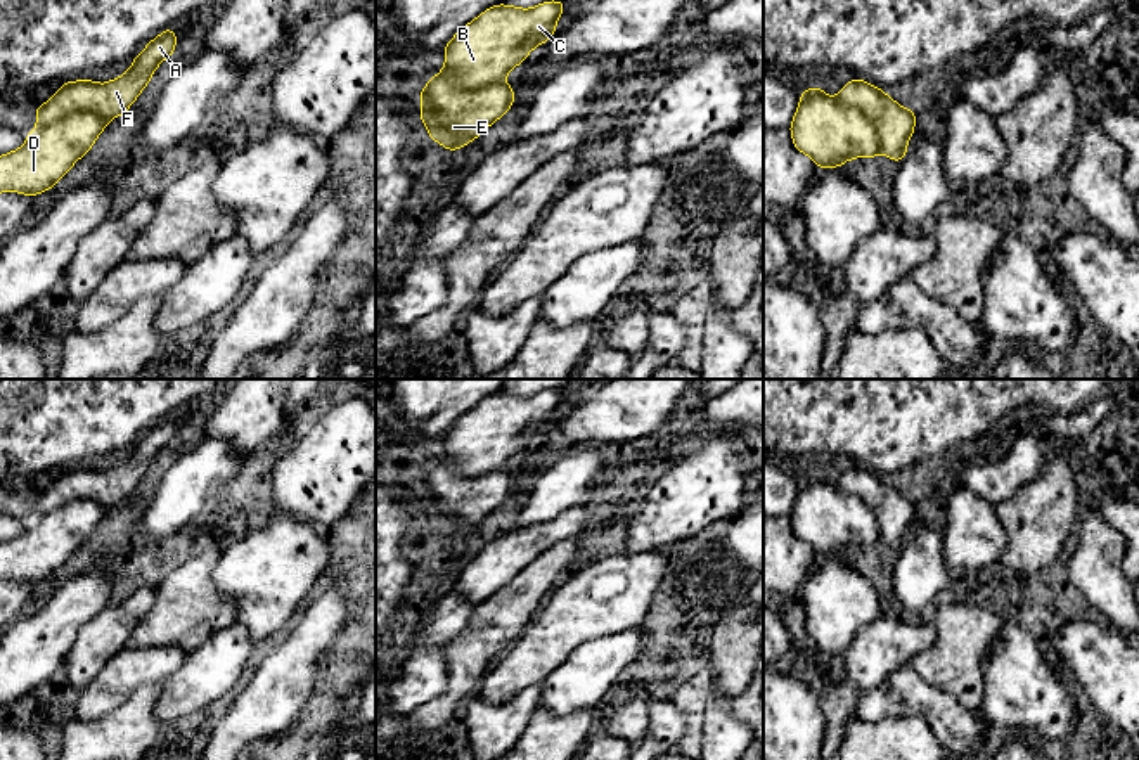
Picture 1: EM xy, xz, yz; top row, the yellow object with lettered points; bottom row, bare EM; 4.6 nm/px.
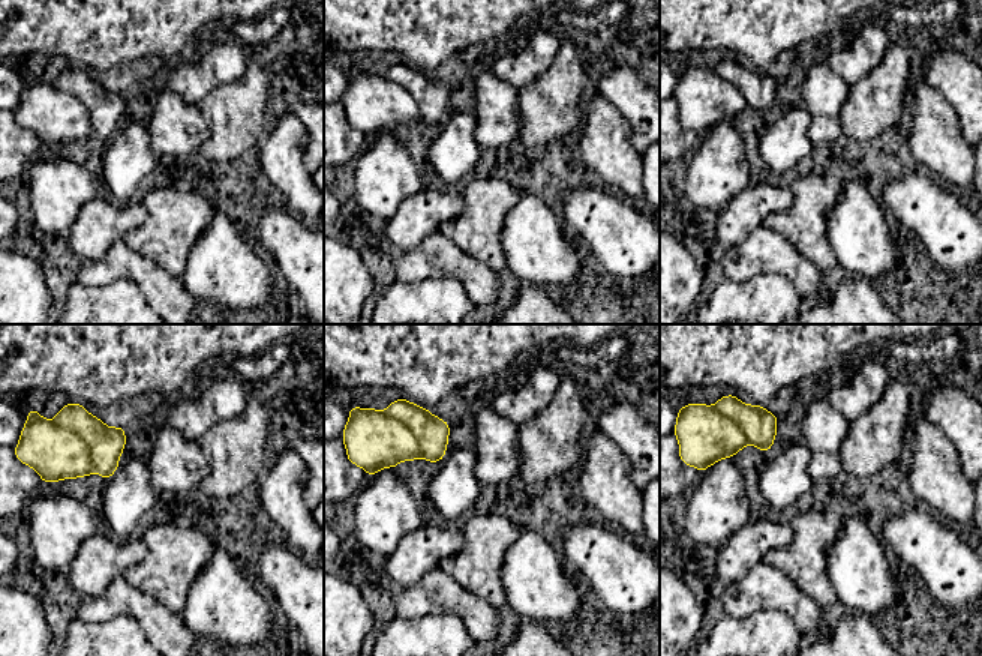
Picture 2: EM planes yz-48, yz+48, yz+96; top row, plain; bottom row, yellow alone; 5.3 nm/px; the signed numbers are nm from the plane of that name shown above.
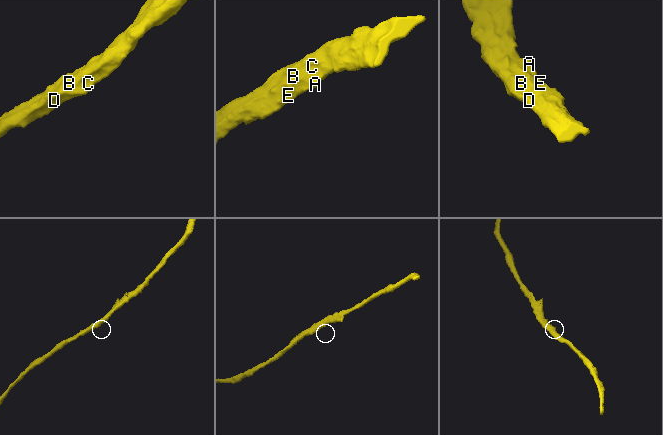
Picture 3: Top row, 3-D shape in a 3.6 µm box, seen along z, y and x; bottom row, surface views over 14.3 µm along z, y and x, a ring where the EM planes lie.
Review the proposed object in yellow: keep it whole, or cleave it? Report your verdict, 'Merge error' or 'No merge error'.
Merge error

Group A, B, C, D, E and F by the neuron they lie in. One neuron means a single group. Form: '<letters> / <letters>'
A E F / B C D

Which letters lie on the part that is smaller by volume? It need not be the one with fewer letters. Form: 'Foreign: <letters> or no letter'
Foreign: A, E, F

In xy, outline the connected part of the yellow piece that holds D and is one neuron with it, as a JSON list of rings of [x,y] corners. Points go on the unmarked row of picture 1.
[[[83,499],[28,519],[23,535],[0,544],[0,580],[38,583],[50,578],[106,514],[106,507]]]

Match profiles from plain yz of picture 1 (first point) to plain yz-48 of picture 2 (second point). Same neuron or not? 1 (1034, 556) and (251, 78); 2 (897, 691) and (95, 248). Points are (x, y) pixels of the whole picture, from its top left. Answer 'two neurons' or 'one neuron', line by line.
1: one neuron
2: two neurons

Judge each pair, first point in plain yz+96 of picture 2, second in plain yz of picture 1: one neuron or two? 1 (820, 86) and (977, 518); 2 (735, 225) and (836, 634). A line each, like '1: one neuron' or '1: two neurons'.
1: one neuron
2: two neurons

